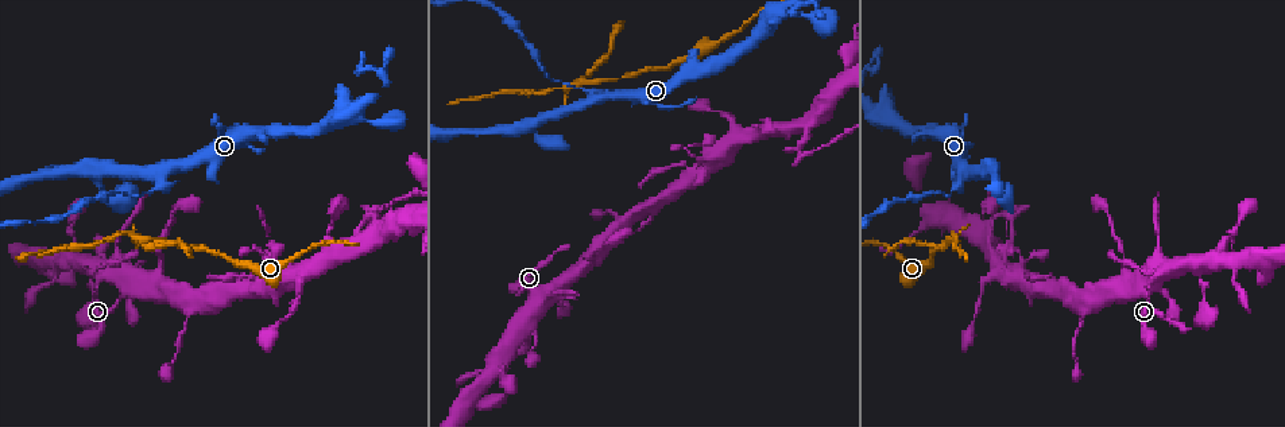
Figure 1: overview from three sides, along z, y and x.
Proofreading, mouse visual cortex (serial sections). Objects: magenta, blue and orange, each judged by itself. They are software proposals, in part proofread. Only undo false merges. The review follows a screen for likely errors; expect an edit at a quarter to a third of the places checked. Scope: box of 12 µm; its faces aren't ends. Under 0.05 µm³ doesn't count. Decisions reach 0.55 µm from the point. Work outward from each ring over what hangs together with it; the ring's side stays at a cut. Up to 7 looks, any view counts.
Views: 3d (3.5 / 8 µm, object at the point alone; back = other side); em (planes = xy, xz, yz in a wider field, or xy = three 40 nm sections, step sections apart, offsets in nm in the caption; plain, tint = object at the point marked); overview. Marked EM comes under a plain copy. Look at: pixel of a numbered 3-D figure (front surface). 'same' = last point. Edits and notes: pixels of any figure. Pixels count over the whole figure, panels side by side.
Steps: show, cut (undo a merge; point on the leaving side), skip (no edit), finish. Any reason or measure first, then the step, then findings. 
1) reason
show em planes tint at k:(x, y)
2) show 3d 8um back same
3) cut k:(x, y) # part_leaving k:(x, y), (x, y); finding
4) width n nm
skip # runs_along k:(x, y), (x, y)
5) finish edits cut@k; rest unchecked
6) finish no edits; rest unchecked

show em xy step 2 tint at 1:(149, 193)

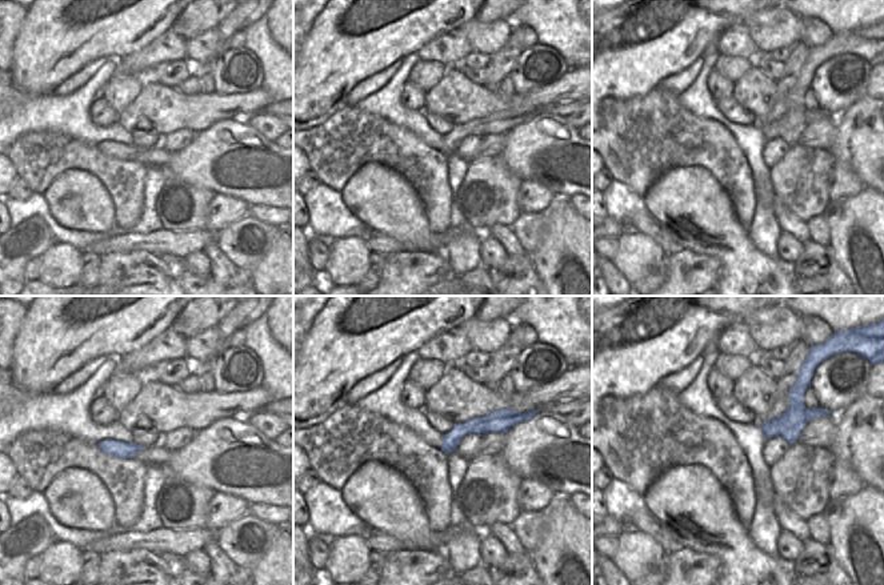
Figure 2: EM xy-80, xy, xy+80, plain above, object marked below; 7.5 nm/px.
show 3d 3.5um same

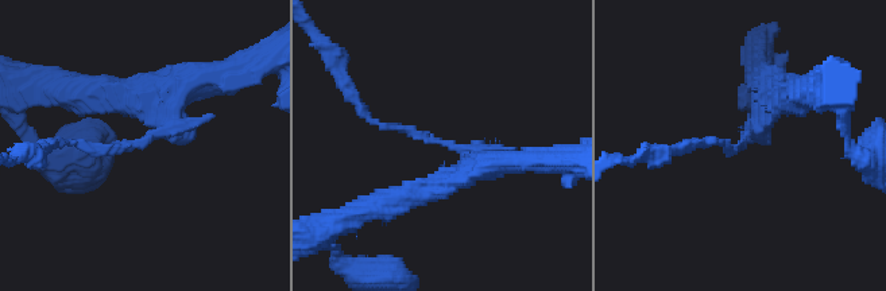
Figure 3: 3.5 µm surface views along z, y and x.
arm_widths 100, 300 nm
cut 3:(730, 151) # part_leaving 3:(746, 139), (731, 151), (718, 143), (683, 147); two cells meet here

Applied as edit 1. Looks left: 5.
three-way junction
show 3d 3.5um back at 1:(739, 136)

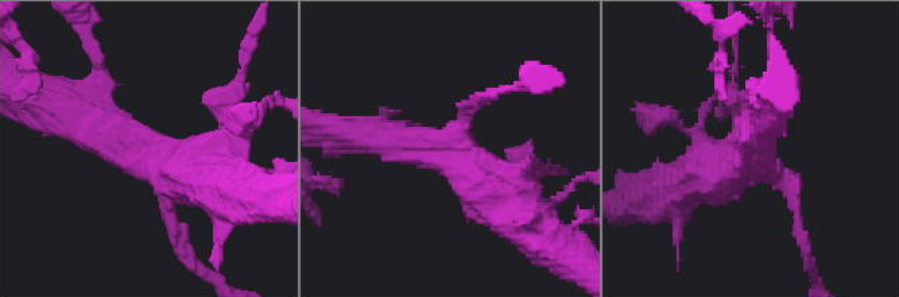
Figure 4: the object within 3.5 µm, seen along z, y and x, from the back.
arms 3; arm_widths 150, 450, 600 nm
show em xy step 2 tint at 4:(455, 157)

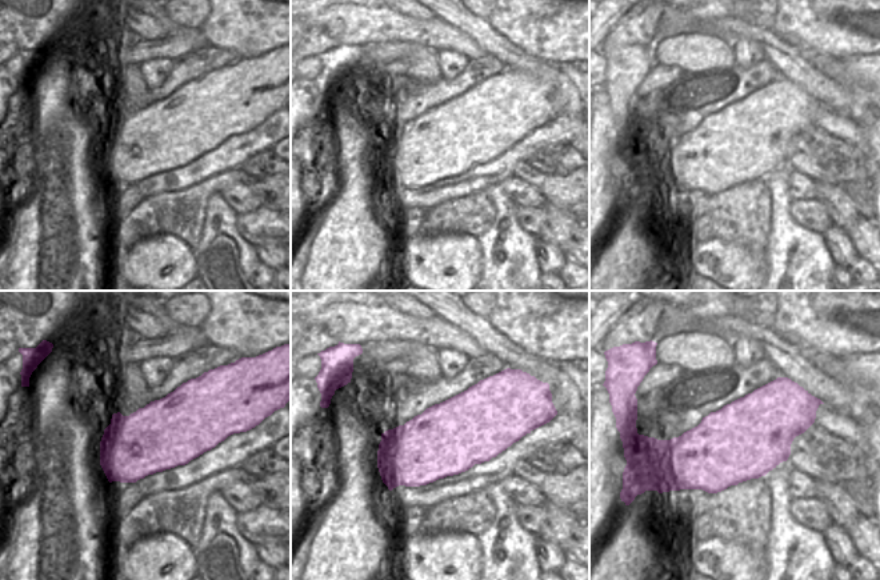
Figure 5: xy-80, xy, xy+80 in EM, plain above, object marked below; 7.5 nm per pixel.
show em xy step 5 tint same

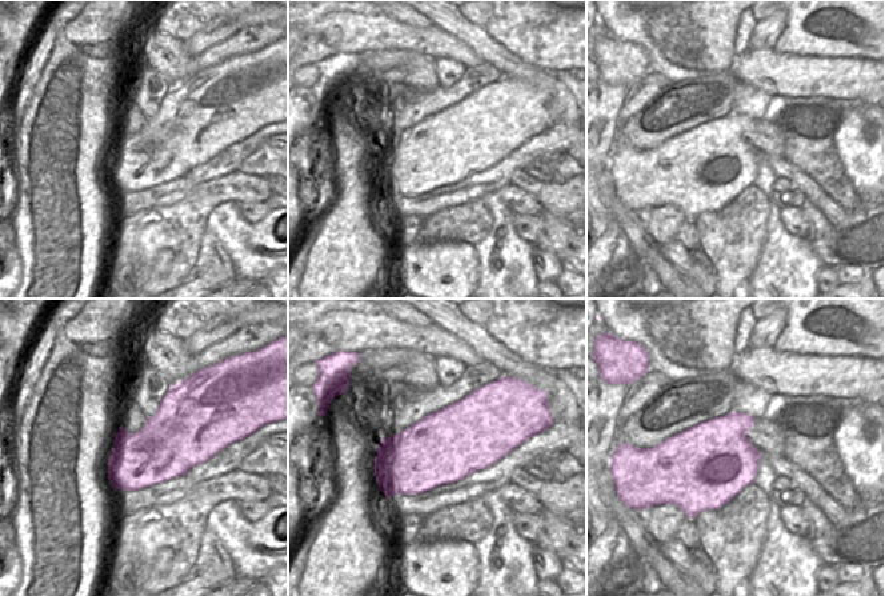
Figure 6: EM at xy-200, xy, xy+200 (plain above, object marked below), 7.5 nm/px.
skip # runs_along 4:(518, 215), (456, 155), (382, 135); one cell here

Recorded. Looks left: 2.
finish edits cut@3; rest unchecked

